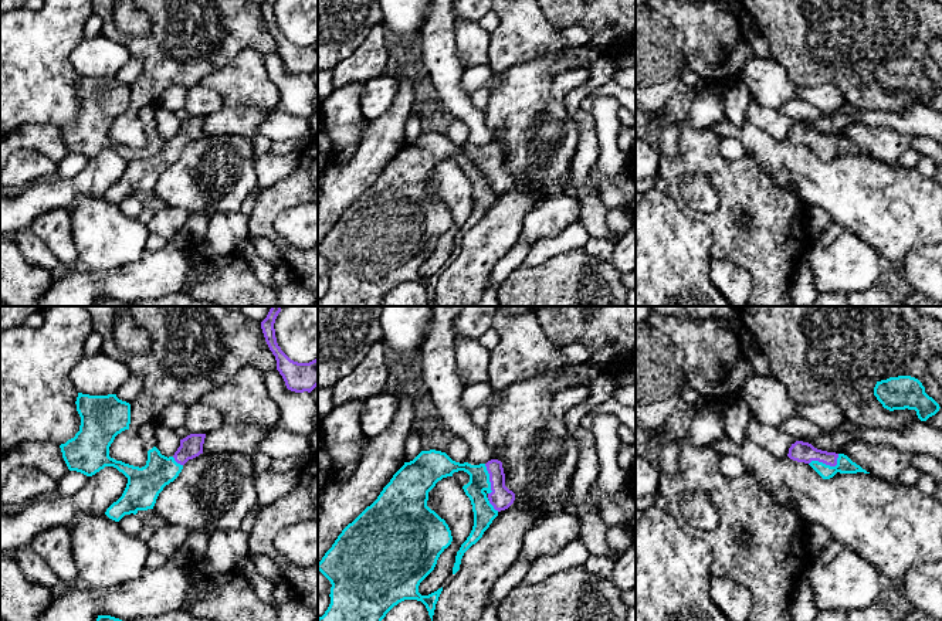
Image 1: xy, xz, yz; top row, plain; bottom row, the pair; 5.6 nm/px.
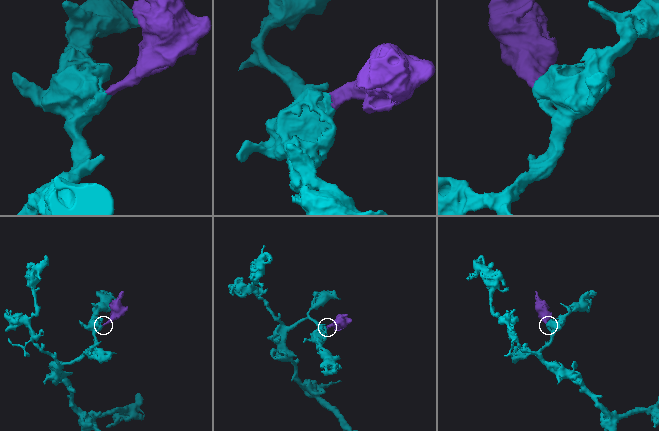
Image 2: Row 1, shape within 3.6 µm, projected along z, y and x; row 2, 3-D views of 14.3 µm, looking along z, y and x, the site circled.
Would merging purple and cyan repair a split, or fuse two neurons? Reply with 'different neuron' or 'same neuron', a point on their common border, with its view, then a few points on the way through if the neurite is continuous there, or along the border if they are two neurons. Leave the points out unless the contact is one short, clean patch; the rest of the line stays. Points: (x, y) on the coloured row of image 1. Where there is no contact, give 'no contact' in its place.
same neuron; contact yz (827, 464); way yz (800, 451), (827, 464), (844, 465)

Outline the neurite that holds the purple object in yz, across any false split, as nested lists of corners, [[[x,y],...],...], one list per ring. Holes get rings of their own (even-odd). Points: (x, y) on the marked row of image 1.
[[[796,441],[794,444],[792,444],[787,457],[793,461],[809,464],[823,479],[830,479],[837,472],[870,474],[865,469],[863,469],[860,465],[853,462],[844,454],[821,451],[814,448],[811,444],[803,441]]]

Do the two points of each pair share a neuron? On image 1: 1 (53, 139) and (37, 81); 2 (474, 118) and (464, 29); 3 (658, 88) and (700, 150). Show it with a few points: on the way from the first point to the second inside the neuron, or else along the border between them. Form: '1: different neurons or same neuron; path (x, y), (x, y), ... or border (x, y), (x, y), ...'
1: different neurons; border (58, 126), (26, 124), (16, 129)
2: different neurons; border (456, 34), (456, 56), (464, 67)
3: different neurons; border (664, 112), (654, 121), (650, 121)

